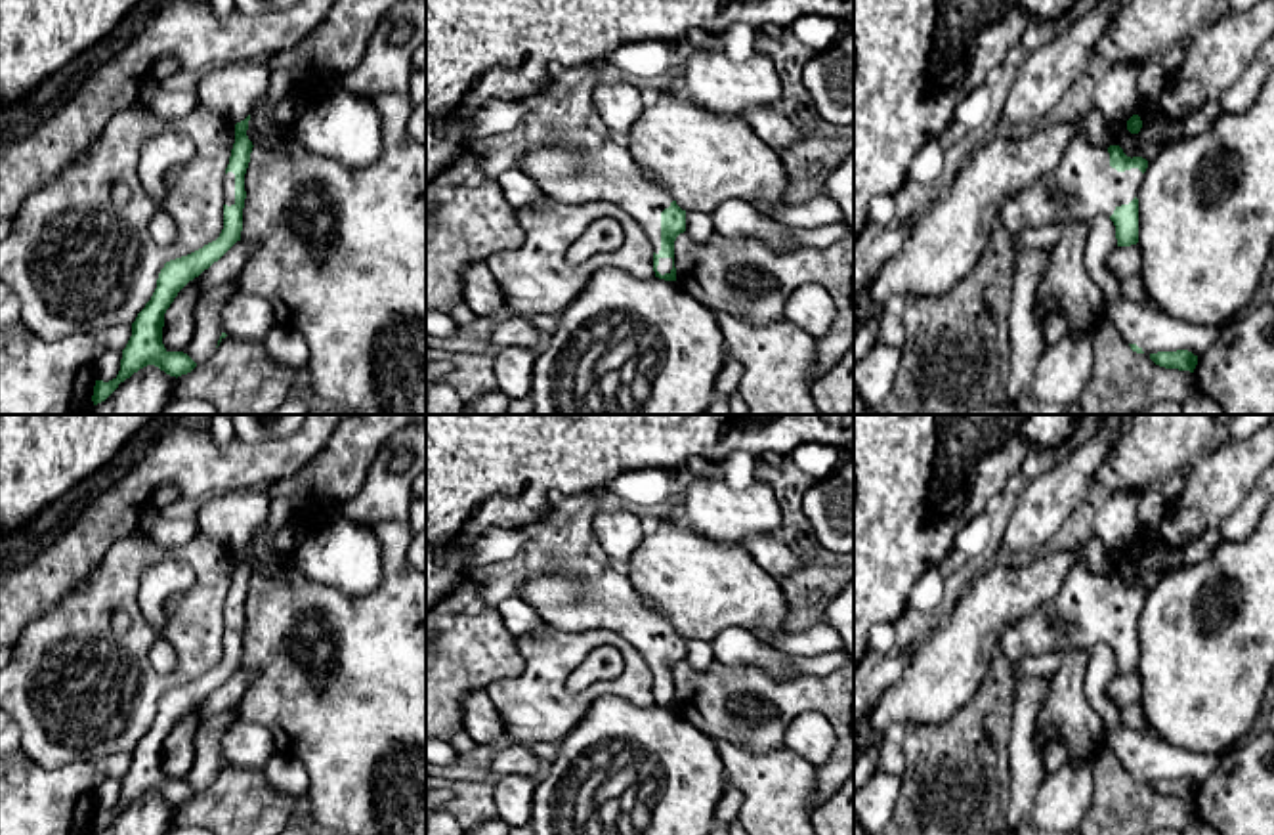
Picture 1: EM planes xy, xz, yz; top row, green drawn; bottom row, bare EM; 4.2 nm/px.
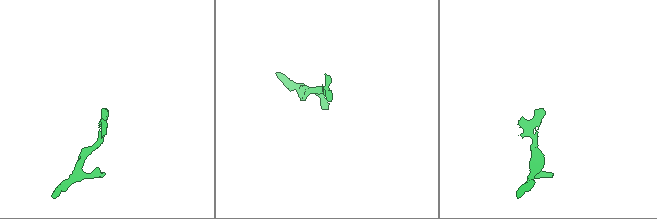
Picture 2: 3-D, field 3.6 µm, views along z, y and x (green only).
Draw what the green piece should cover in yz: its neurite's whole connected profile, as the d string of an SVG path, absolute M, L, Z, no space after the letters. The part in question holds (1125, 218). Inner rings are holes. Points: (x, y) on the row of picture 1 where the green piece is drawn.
M1077 122L1060 164L1009 201L997 222L1018 233L1108 216L1115 225L1117 246L1136 245L1136 195L1146 168L1146 159L1131 159L1119 145L1093 145Z

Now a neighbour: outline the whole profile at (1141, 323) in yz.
M1121 296L1106 306L1104 317L1129 344L1136 344L1146 355L1188 350L1200 357L1221 332L1221 325L1186 323L1163 313L1148 300L1131 302Z

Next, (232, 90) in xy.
M264 59L241 61L206 69L197 97L237 124L254 111L254 103L267 92L267 86L269 69Z

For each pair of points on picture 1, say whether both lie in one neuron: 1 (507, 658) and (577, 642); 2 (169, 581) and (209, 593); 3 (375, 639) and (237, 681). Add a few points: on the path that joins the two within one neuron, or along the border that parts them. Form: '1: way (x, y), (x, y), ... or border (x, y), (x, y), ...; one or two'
1: border (518, 637), (524, 669), (516, 677), (488, 685); two
2: border (178, 558), (193, 583), (170, 600), (165, 623); two
3: border (241, 665), (247, 673), (247, 690), (237, 706); two

